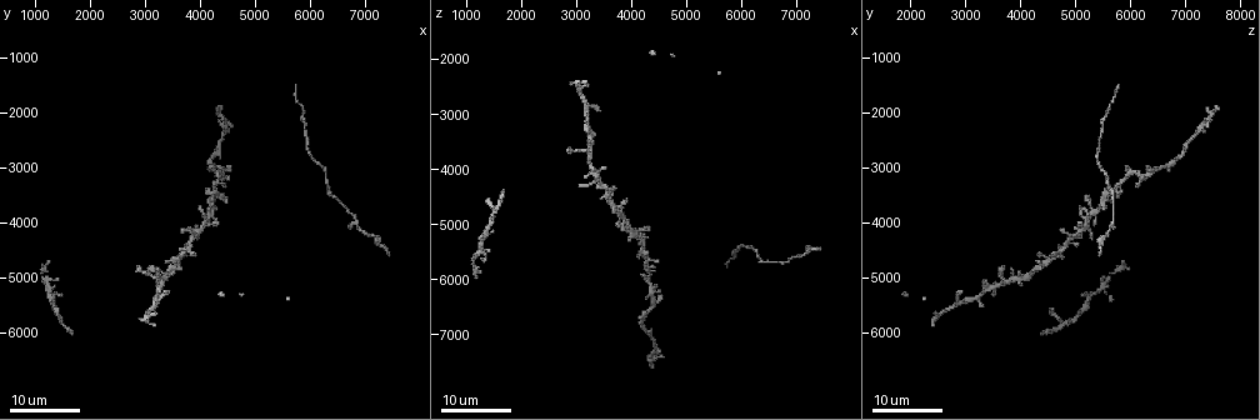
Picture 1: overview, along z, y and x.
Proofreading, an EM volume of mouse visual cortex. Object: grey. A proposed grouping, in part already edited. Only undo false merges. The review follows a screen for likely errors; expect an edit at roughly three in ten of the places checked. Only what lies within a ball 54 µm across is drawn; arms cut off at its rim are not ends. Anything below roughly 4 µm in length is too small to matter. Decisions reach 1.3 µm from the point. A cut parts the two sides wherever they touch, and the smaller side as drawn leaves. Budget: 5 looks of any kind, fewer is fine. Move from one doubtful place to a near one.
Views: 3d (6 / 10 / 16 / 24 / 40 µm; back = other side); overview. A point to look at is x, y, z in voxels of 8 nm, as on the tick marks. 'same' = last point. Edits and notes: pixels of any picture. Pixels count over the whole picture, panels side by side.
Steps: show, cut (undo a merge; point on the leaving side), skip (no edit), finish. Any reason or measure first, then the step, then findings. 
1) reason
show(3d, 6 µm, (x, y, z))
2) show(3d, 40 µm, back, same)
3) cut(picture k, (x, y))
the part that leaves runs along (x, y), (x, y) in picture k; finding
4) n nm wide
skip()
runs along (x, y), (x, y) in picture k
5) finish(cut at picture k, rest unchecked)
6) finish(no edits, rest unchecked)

side arm on a straight run
show(3d, 16 µm, (3200, 5050, 3650))

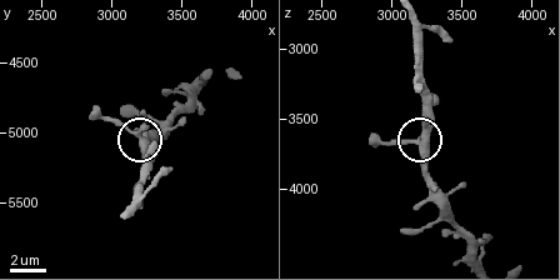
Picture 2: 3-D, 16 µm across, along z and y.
zoom in
show(3d, 6 µm, same)

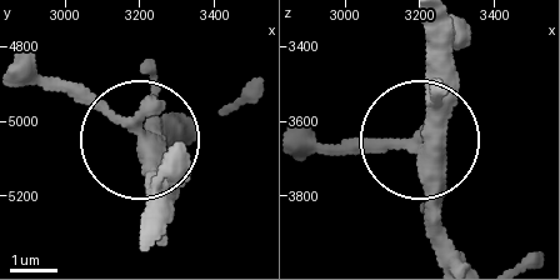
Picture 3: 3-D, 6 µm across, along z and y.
other side
show(3d, 6 µm, back, same)

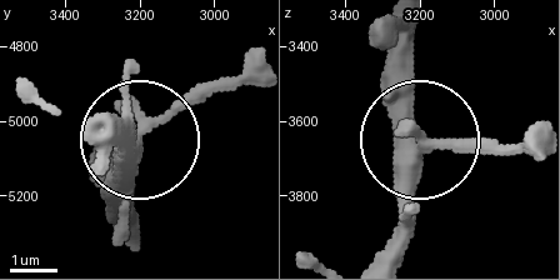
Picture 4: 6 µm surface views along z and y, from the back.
skip()
all the same neuron

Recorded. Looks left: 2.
two arms in line, one across
show(3d, 16 µm, (4300, 3100, 6050))

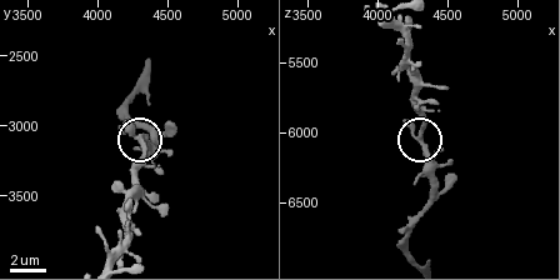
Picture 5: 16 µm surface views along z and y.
show(3d, 6 µm, same)

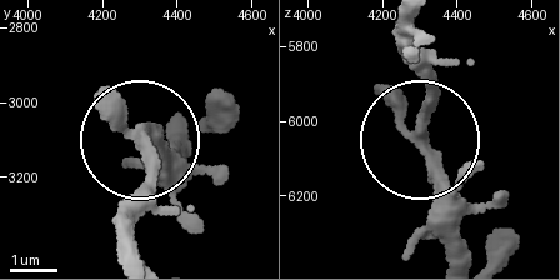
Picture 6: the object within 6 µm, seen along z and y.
3 arms
skip()
runs along (408, 29), (428, 89), (419, 136), (444, 251) in picture 6; all the same neuron

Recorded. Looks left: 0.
finish(no edits, rest unchecked)

